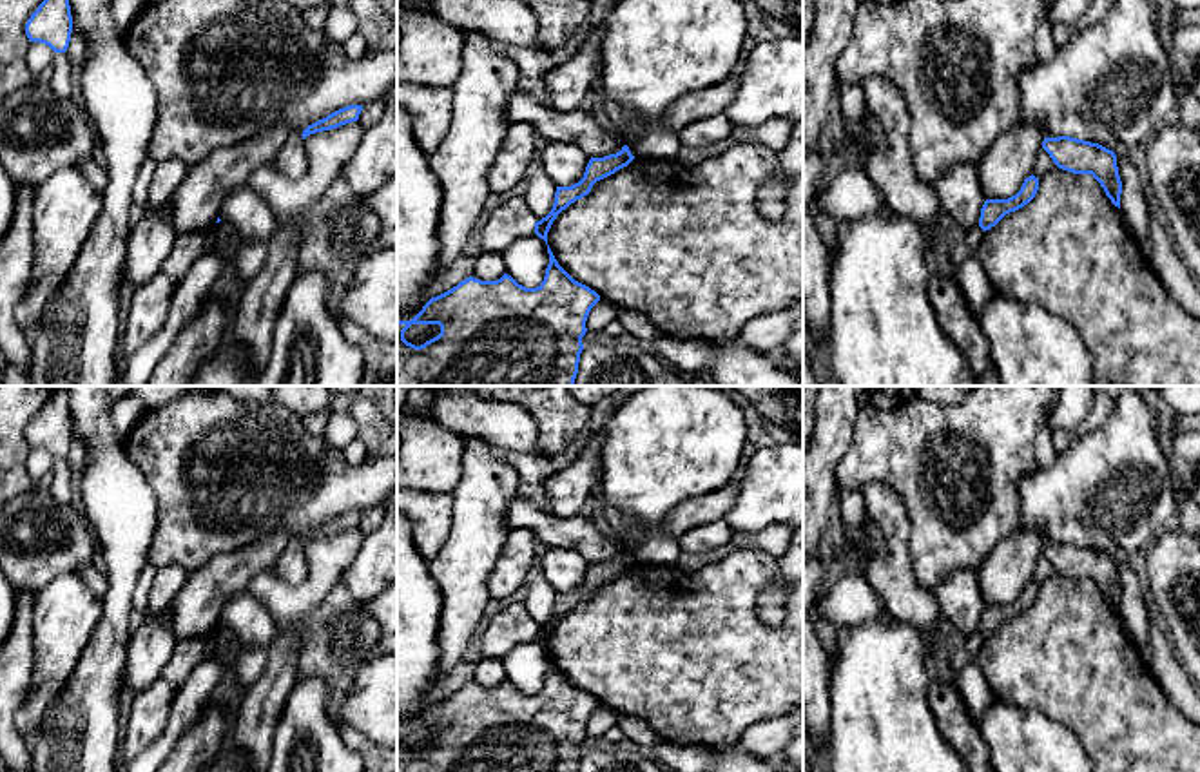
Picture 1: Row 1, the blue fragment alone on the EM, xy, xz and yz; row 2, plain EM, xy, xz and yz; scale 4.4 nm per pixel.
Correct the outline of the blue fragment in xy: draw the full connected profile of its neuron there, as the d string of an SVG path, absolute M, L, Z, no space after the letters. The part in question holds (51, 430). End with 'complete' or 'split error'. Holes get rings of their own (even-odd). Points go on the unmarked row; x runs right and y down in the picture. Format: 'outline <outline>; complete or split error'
outline M63 390L51 391L49 400L25 429L29 448L49 451L54 458L65 458L71 448L73 422L69 395Z; complete

